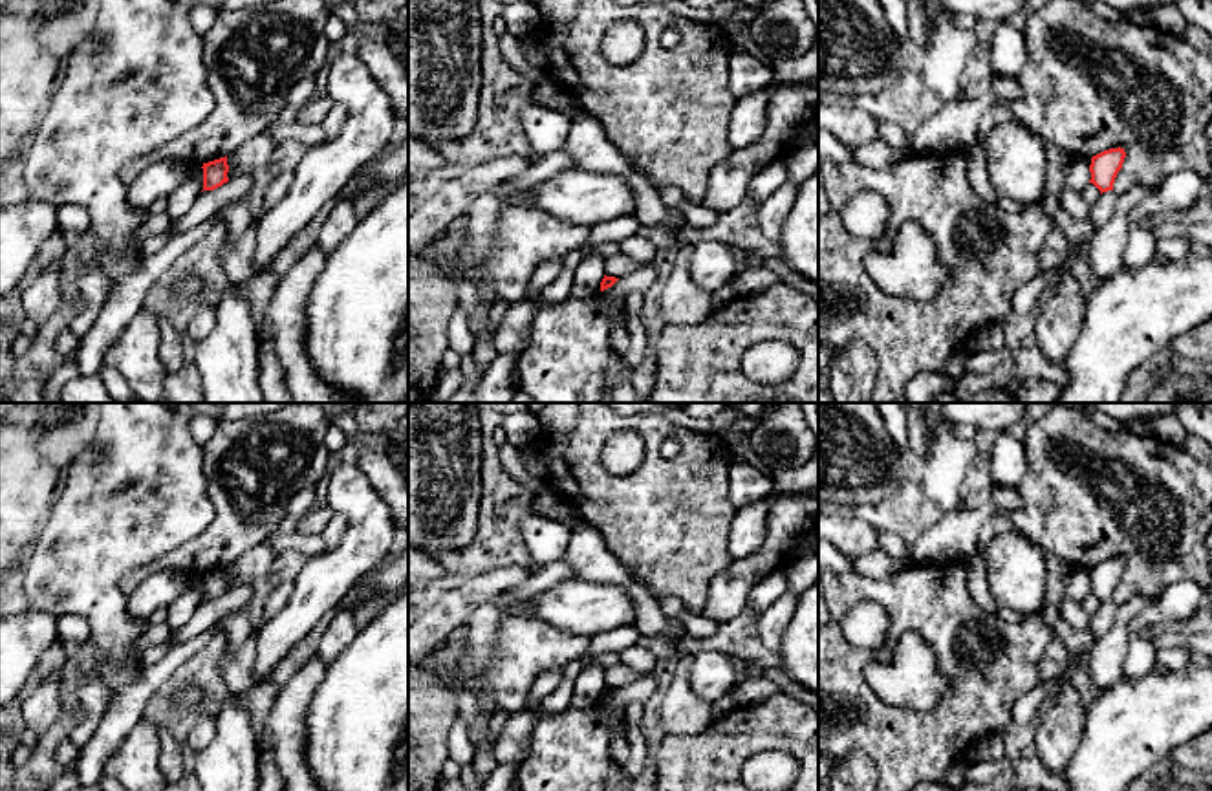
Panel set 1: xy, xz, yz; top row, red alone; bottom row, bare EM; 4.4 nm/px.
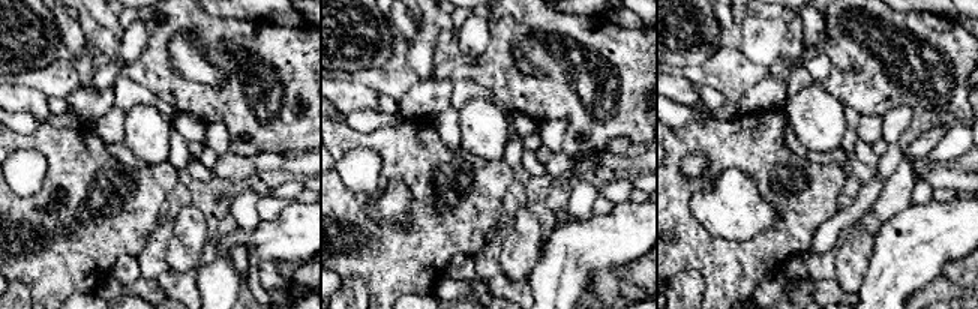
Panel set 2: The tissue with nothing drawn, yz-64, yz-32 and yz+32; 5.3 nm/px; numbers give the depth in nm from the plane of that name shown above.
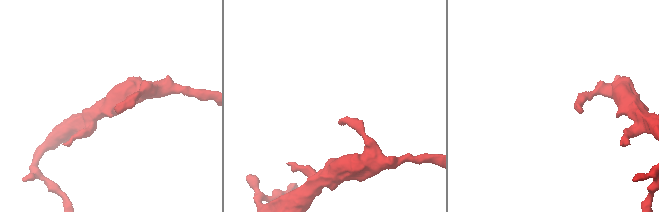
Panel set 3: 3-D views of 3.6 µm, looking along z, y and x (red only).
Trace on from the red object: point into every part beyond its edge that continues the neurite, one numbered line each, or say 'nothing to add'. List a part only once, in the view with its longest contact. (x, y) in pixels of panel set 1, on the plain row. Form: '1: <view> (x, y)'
nothing to add

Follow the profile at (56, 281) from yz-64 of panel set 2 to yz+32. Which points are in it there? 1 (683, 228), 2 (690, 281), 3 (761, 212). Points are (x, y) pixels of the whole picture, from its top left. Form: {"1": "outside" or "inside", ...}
{"1": "inside", "2": "outside", "3": "outside"}

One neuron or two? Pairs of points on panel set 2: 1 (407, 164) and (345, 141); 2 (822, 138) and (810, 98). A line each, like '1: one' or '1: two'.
1: one
2: one

